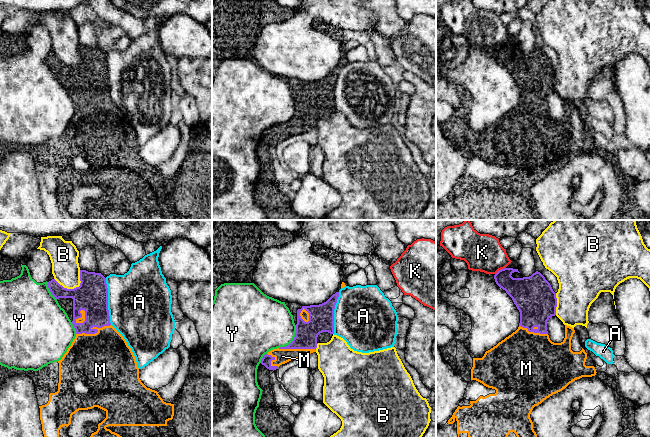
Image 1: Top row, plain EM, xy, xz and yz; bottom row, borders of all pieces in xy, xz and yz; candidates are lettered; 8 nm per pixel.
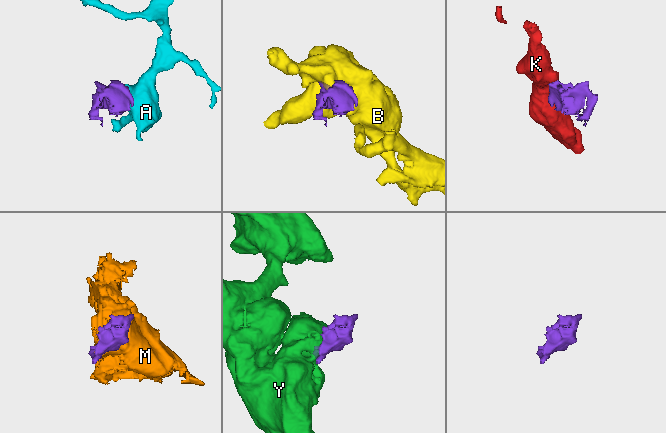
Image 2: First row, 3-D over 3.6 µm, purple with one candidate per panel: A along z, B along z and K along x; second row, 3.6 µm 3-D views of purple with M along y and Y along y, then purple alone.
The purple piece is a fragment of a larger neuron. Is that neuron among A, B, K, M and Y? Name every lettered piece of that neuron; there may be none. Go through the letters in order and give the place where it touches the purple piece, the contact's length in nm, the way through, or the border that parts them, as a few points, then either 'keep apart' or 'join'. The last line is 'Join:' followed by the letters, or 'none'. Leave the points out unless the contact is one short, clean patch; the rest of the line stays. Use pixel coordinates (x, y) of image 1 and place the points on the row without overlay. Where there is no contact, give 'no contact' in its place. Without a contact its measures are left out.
A: xy (107, 77) | 380 nm | keep apart
B: xy (68, 65) | 220 nm | keep apart
K: yz (501, 45) | 110 nm | along yz (505, 43), (495, 50) | keep apart
M: xy (94, 109) | 300 nm | join
Y: xz (293, 115) | 240 nm | keep apart
Join: M

